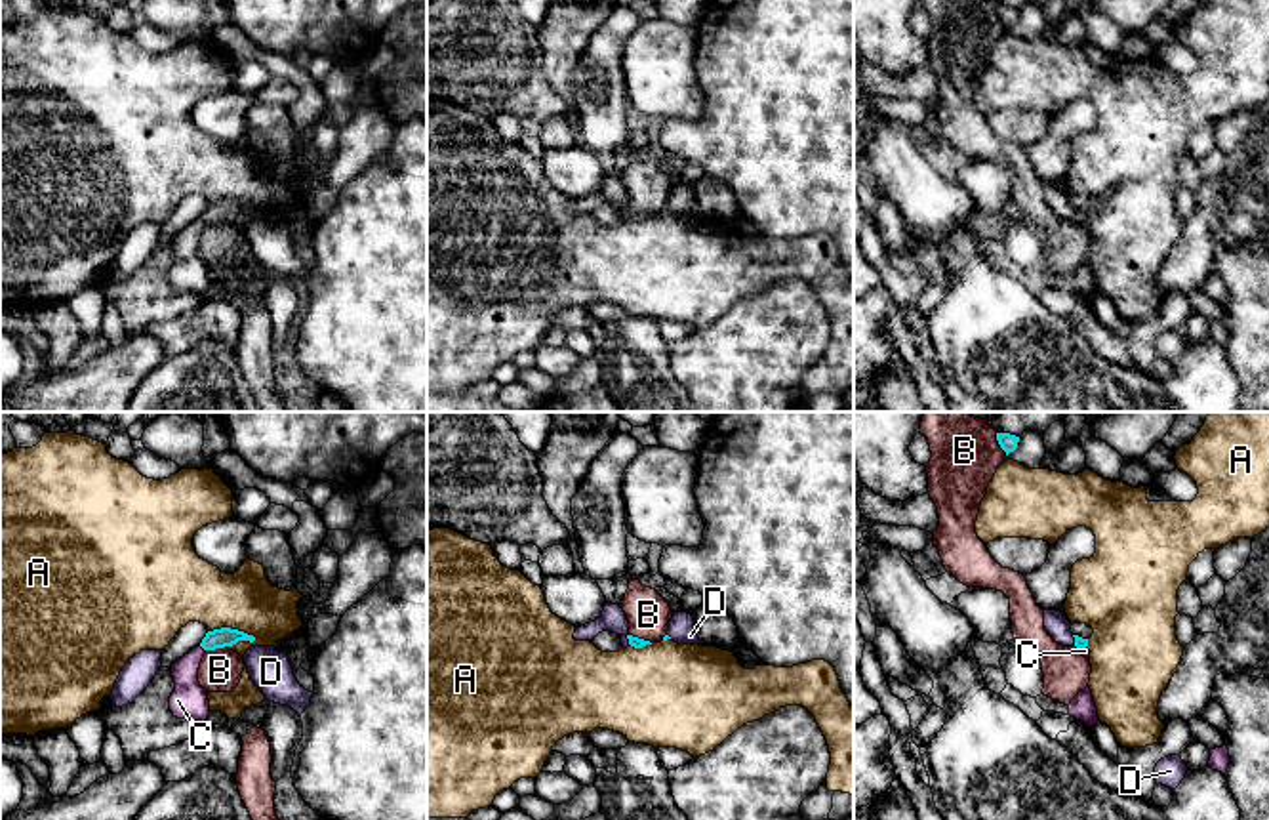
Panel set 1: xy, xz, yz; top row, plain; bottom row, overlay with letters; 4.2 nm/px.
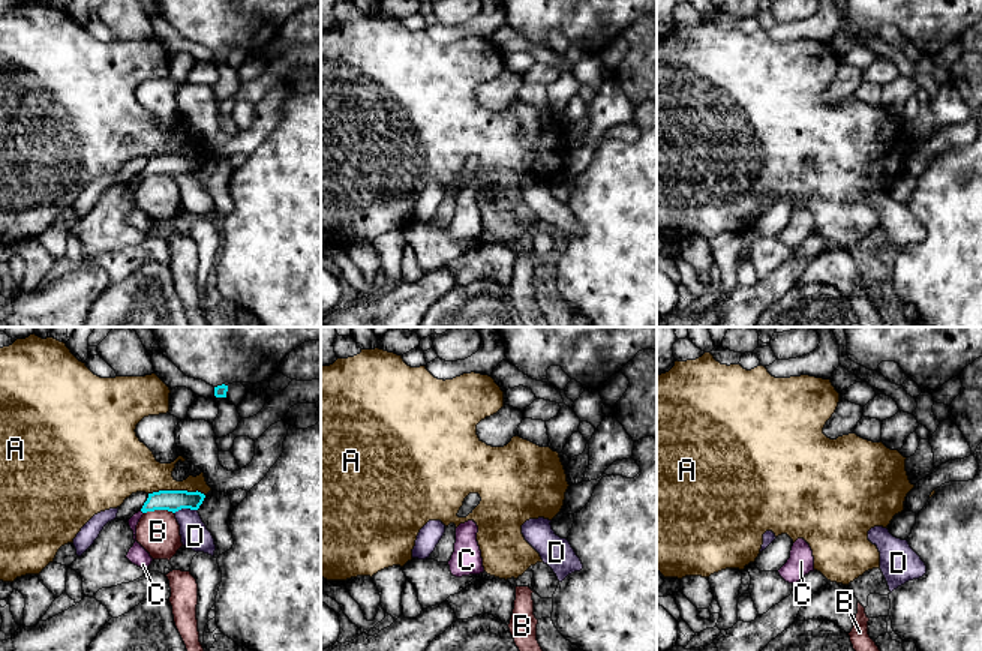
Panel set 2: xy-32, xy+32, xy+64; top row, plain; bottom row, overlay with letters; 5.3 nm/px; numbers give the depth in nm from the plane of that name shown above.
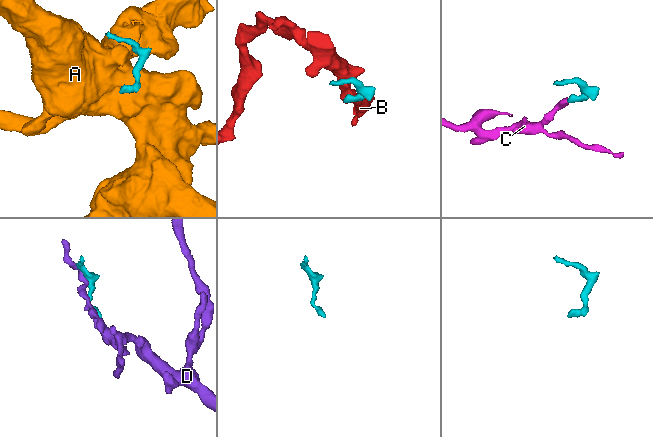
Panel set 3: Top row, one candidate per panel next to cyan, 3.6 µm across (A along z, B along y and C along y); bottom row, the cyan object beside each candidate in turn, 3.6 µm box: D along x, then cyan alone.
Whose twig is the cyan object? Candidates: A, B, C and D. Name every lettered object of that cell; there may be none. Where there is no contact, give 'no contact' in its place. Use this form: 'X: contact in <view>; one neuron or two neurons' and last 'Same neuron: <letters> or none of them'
A: contact in xy; two neurons
B: contact in yz; two neurons
C: contact in xy; one neuron
D: contact in yz; two neurons
Same neuron: C

